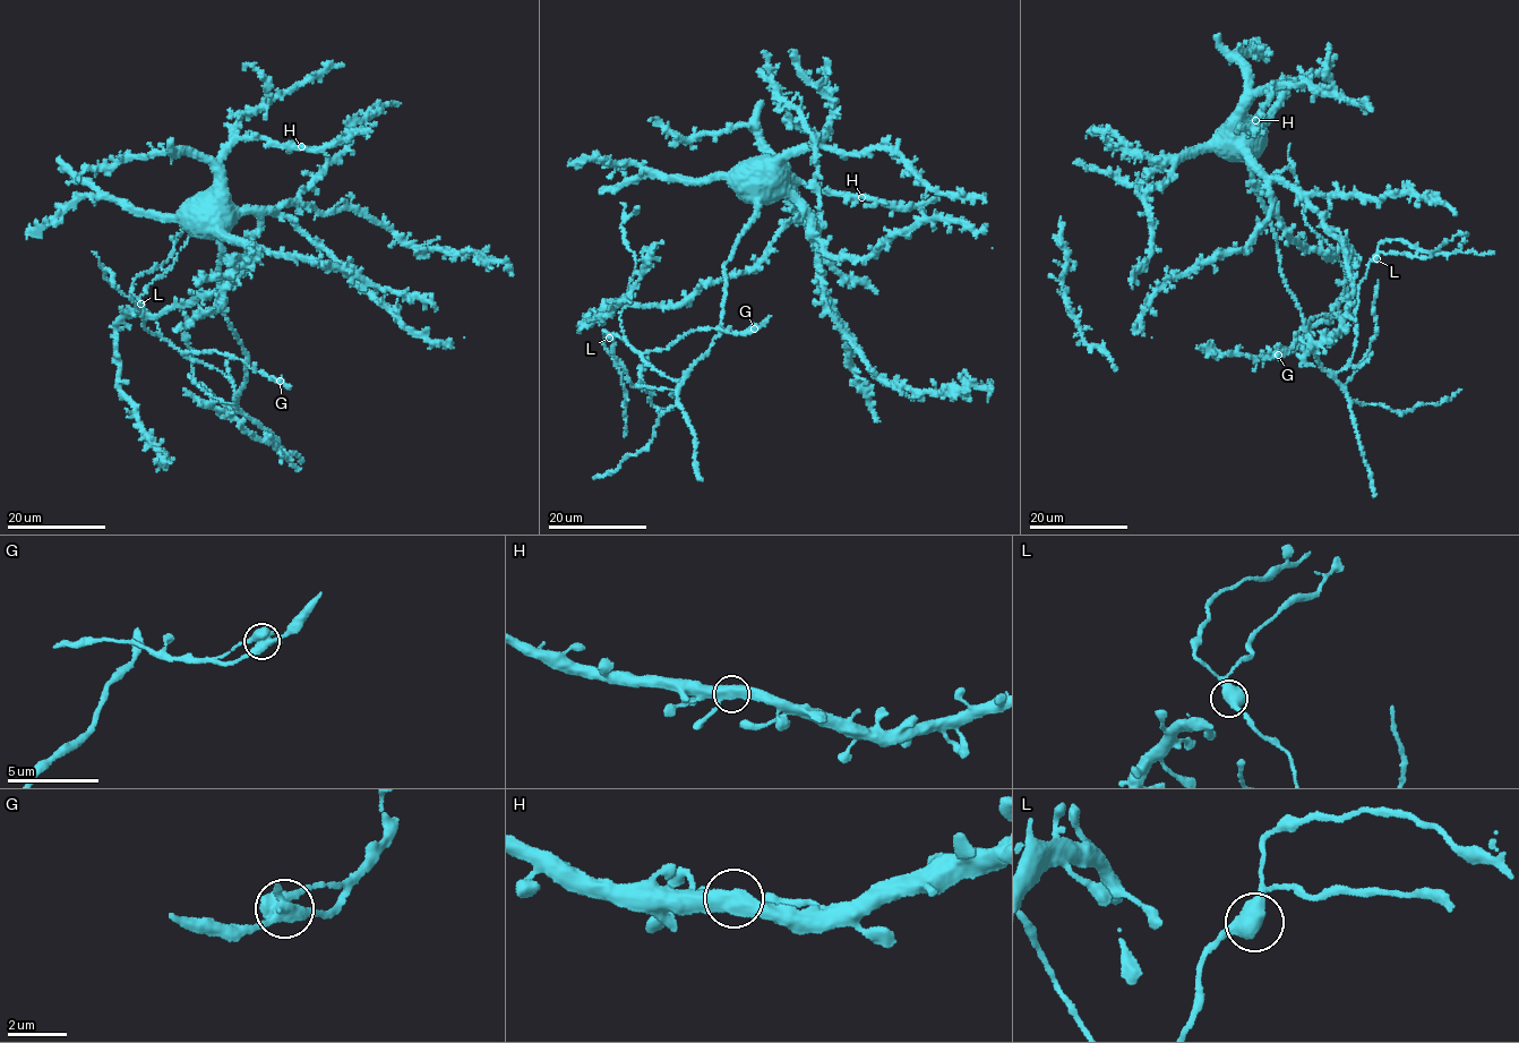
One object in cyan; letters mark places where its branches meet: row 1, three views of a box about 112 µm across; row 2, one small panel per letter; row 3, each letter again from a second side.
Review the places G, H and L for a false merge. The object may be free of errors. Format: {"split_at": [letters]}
{"split_at": []}

